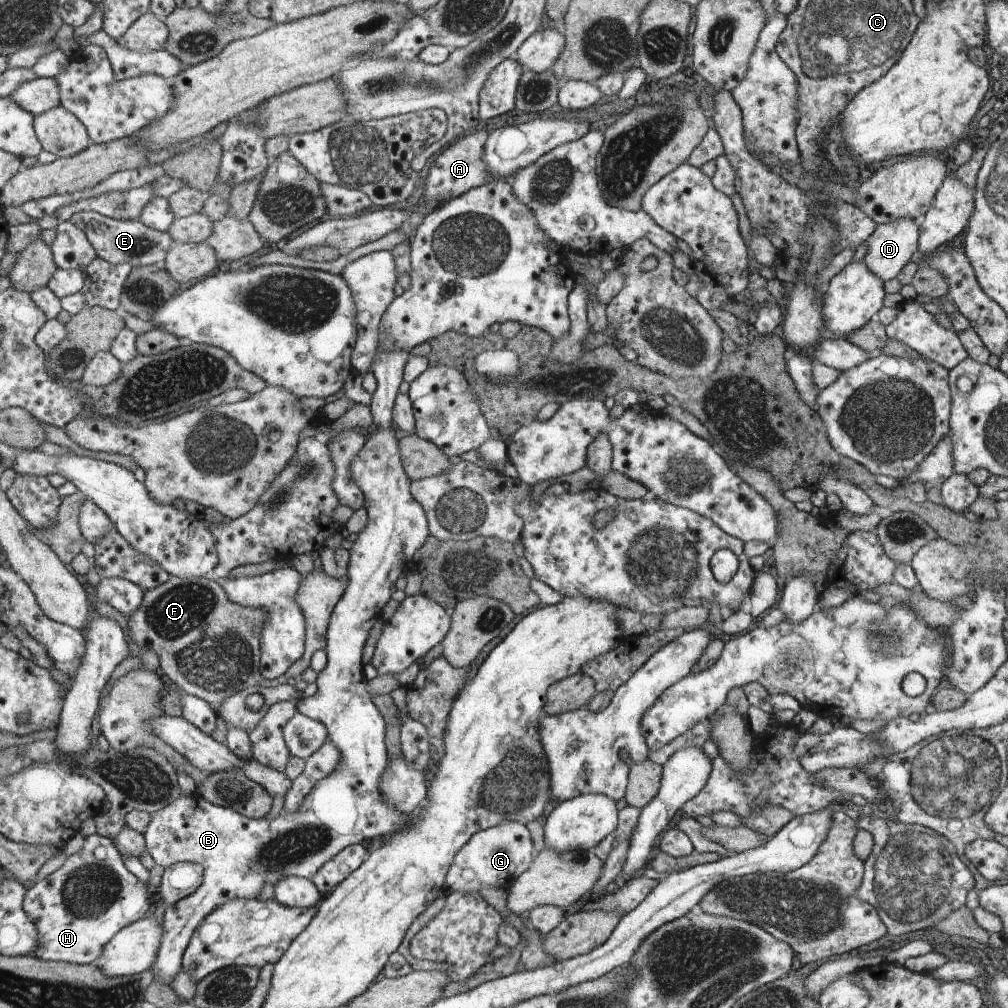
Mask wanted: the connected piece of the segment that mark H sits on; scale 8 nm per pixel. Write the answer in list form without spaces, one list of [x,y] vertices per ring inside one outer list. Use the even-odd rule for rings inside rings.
[[[97,833],[88,836],[84,840],[82,849],[78,852],[65,857],[64,863],[58,870],[52,872],[49,876],[46,876],[43,880],[35,881],[30,889],[27,890],[27,895],[23,901],[23,910],[27,912],[27,915],[34,920],[36,925],[36,930],[39,932],[39,942],[38,946],[34,948],[32,956],[38,958],[38,960],[48,960],[50,961],[63,961],[66,963],[75,963],[75,964],[91,964],[95,963],[97,959],[100,958],[100,954],[103,953],[104,947],[124,928],[131,926],[136,922],[144,918],[144,914],[148,912],[150,908],[150,902],[148,902],[148,888],[146,884],[142,884],[139,878],[136,878],[132,872],[128,871],[128,868],[124,865],[123,856],[120,854],[119,850],[115,847],[115,844],[112,839],[104,838]]]

